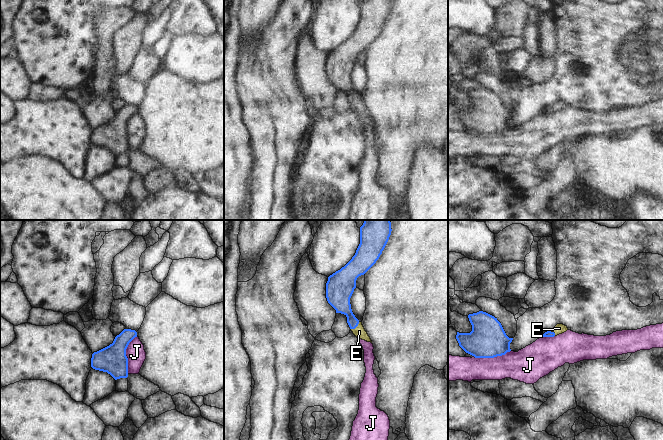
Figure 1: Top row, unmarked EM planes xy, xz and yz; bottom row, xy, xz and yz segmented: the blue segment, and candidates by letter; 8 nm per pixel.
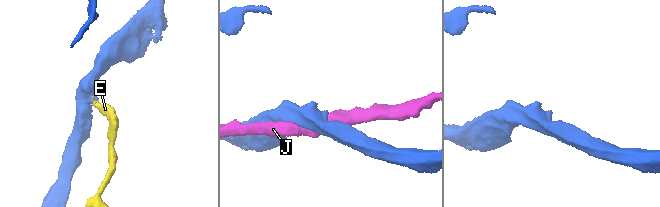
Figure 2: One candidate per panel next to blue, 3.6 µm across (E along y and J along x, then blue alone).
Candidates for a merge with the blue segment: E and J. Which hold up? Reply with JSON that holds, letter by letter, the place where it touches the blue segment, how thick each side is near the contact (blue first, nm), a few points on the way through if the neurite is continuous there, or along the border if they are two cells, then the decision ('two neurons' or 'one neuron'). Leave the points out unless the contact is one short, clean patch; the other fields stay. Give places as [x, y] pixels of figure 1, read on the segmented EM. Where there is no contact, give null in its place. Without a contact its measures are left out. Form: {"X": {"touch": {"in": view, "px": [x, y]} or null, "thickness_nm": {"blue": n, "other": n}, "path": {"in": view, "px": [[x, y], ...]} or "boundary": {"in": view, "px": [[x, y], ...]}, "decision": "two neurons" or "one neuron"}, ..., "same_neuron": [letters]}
{"E": {"touch": {"in": "xz", "px": [355, 327]}, "thickness_nm": {"blue": 160, "other": 90}, "path": {"in": "xz", "px": [[340, 300], [355, 327], [359, 331]]}, "decision": "one neuron"}, "J": {"touch": {"in": "xy", "px": [125, 354]}, "thickness_nm": {"blue": 220, "other": 150}, "decision": "two neurons"}, "same_neuron": ["E"]}

